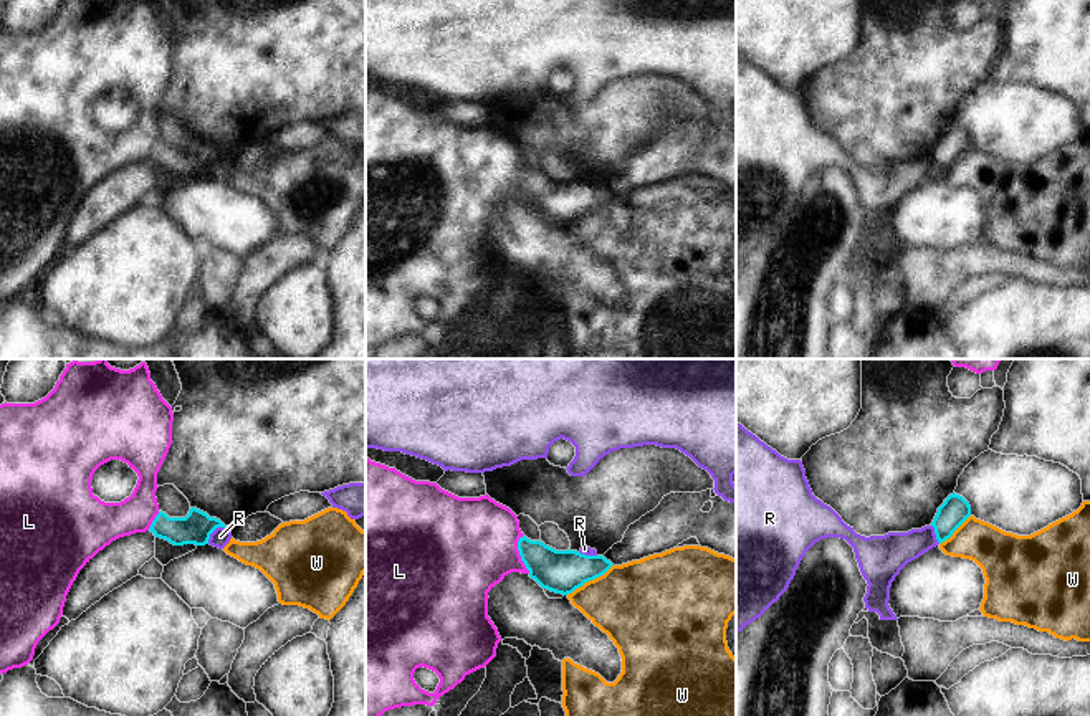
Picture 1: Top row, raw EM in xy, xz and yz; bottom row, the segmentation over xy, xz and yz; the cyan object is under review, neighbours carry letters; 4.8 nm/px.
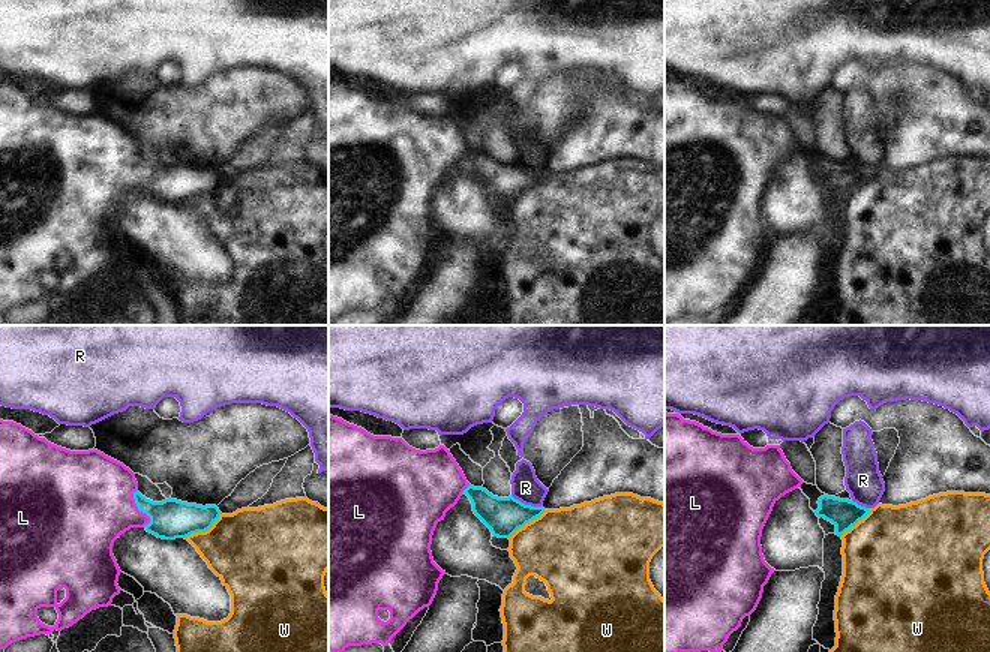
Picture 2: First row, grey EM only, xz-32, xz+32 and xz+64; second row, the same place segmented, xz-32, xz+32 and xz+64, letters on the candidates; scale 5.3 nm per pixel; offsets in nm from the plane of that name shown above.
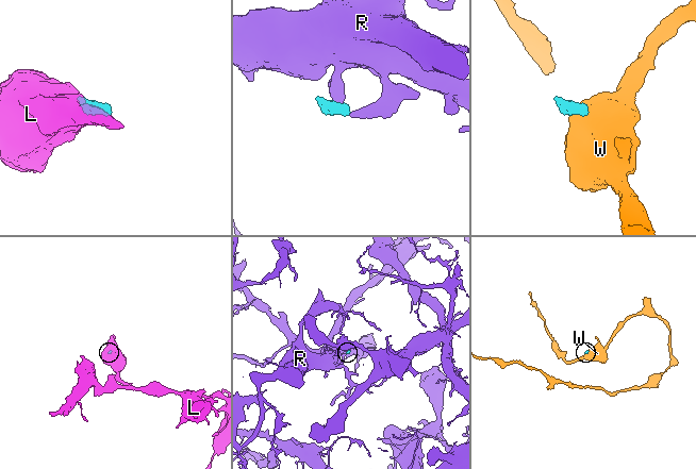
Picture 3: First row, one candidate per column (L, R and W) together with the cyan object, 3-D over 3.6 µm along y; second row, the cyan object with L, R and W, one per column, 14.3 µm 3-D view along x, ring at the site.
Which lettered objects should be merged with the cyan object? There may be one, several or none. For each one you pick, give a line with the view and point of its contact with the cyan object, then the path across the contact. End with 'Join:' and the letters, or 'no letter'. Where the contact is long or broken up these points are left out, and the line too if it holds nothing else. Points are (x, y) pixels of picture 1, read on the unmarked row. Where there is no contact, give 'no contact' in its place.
L: meets cyan in xz at (520, 184); runs through xz (558, 200), (535, 187), (520, 184), (490, 174), (470, 174)
Join: L

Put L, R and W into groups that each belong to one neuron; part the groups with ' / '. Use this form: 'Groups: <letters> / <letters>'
Groups: L / R / W.

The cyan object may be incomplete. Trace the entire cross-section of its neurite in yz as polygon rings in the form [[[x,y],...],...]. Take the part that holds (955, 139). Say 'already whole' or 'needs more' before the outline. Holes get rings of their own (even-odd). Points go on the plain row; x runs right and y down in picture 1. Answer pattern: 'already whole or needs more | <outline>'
already whole | [[[953,122],[949,124],[944,132],[938,137],[938,142],[931,152],[935,157],[935,164],[938,172],[944,172],[953,165],[953,162],[971,146],[969,132]]]

